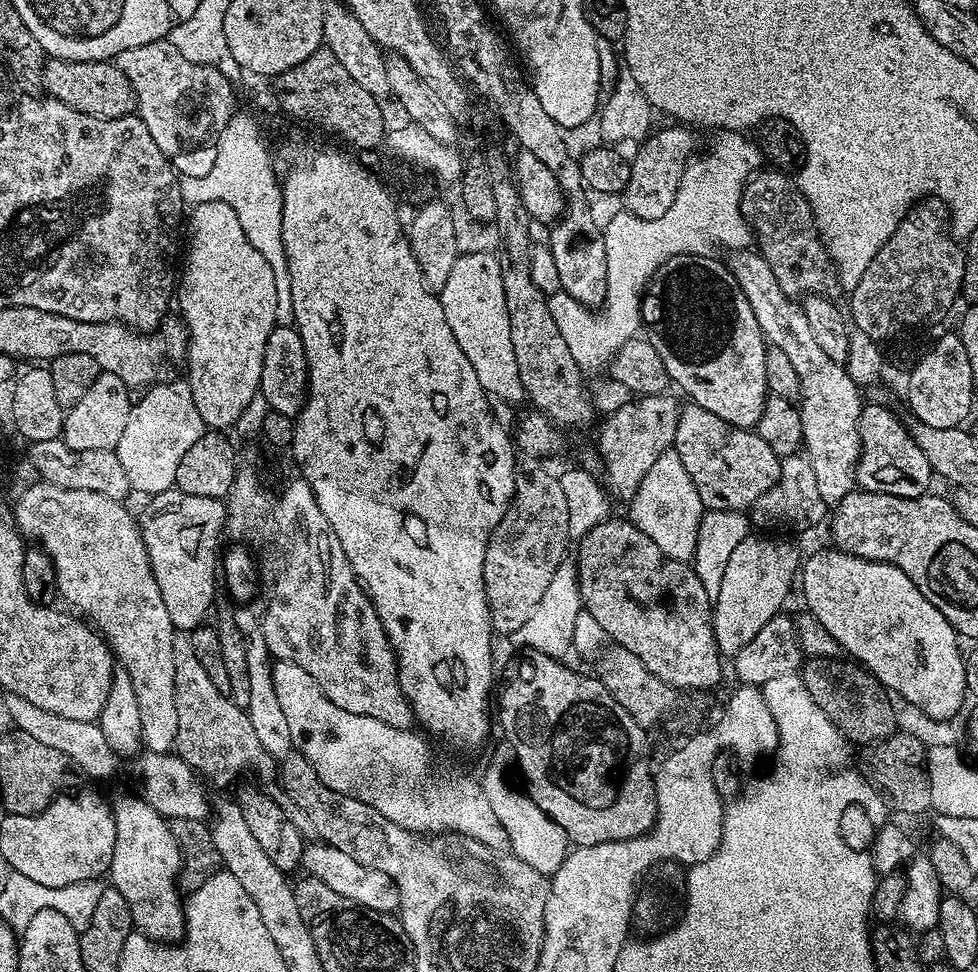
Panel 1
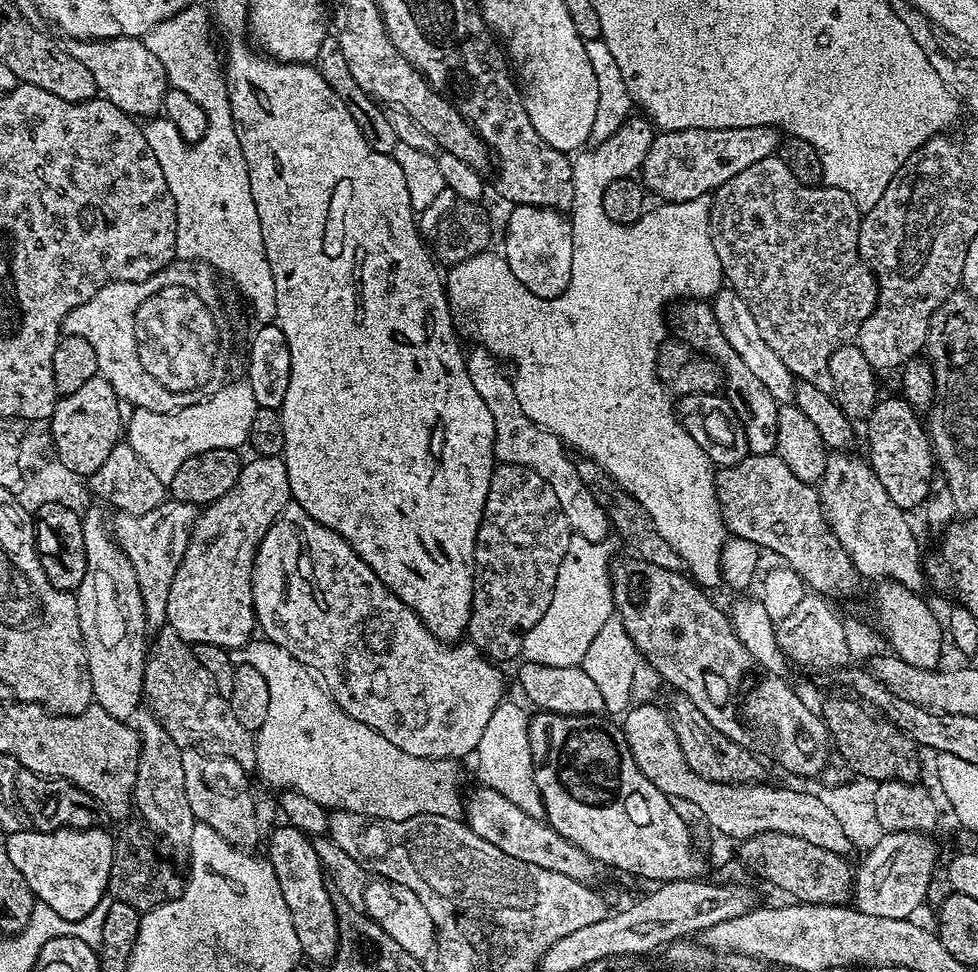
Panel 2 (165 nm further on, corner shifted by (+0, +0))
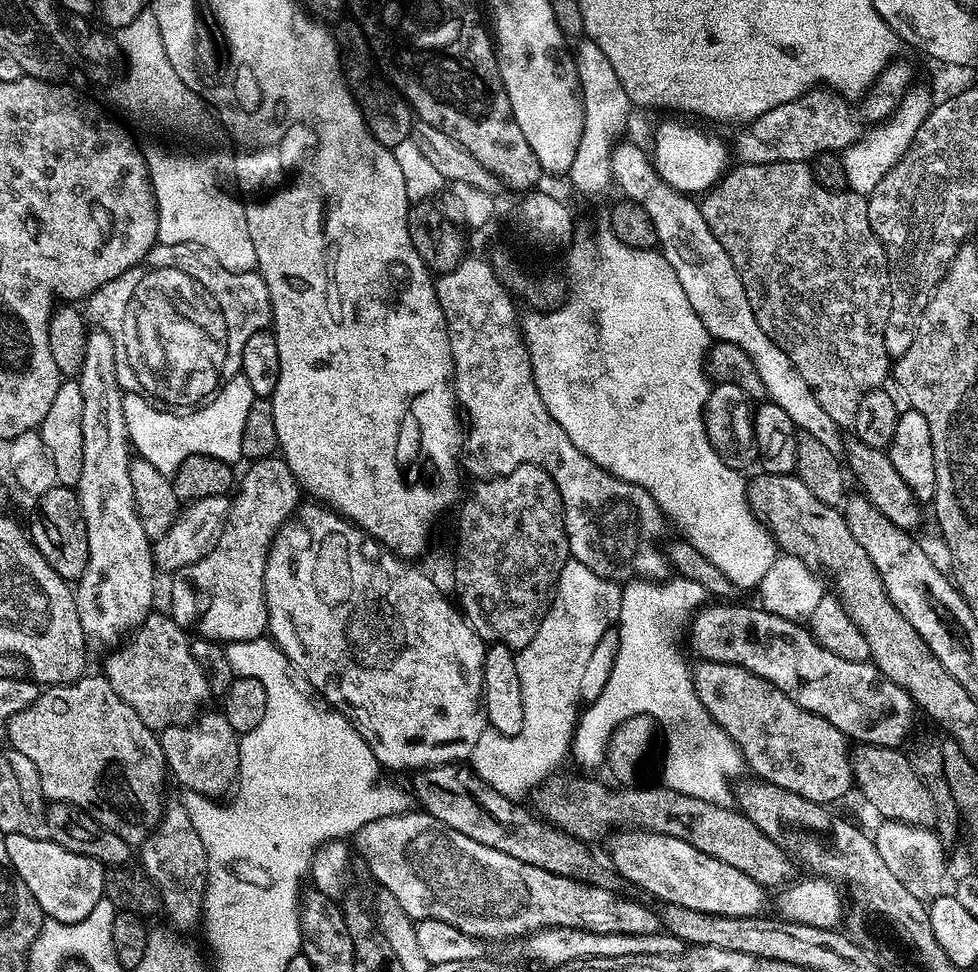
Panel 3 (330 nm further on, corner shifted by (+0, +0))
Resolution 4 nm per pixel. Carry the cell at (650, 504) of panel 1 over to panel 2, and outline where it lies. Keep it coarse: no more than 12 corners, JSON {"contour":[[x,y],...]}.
{"contour":[[633,114],[575,153],[572,272],[445,275],[526,418],[722,584],[716,472],[657,372],[666,309],[708,298],[708,196],[634,224]]}

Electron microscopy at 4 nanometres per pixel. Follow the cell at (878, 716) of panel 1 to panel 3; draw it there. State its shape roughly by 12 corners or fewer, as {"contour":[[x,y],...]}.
{"contour":[[860,744],[854,784],[884,820],[931,829],[933,799],[899,747]]}

